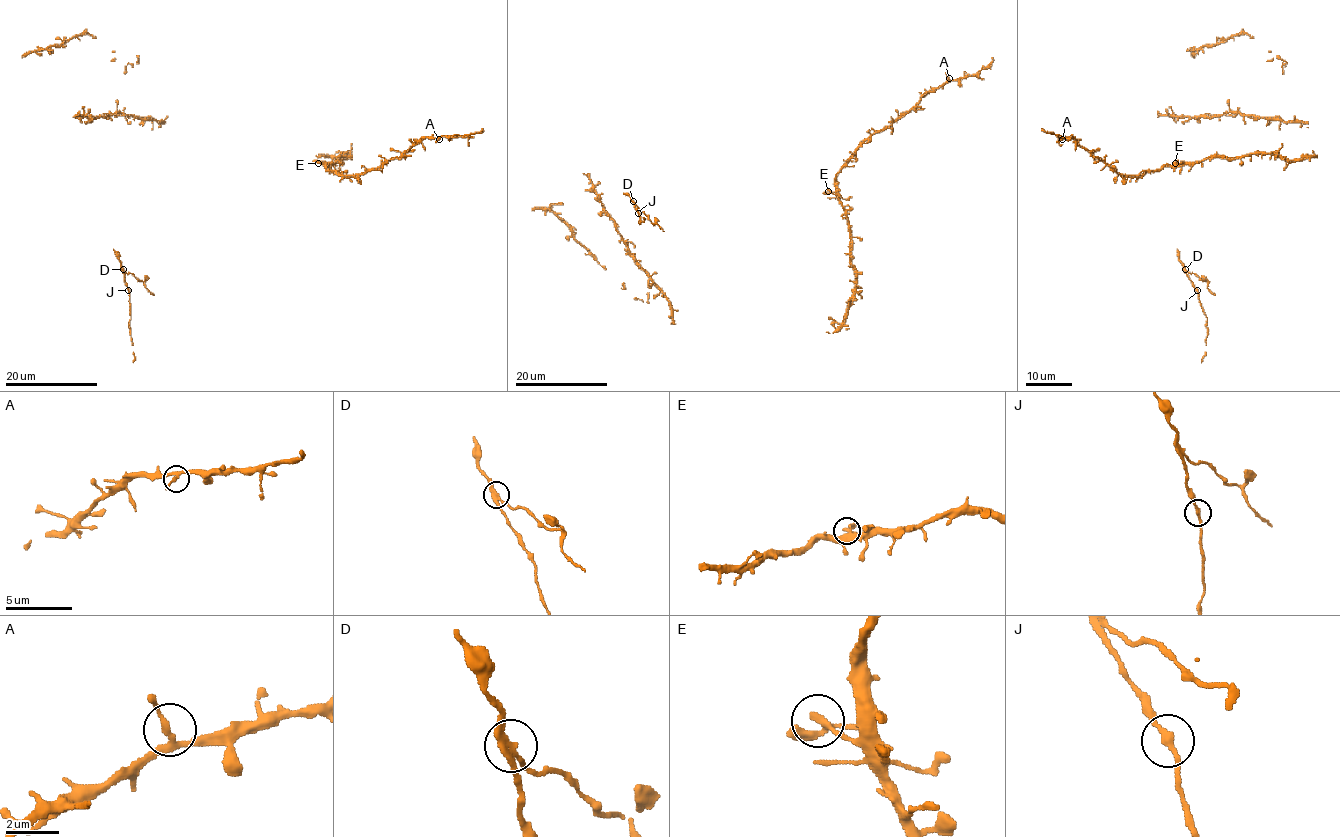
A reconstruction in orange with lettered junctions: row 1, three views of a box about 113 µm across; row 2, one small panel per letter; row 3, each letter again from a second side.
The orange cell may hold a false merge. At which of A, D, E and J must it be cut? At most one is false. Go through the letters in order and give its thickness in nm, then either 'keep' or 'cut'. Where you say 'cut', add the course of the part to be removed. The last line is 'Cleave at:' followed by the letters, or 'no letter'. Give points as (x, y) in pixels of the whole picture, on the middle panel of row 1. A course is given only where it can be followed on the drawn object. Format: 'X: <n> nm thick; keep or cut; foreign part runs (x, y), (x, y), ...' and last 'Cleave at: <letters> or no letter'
A: 200 nm thick; keep
D: 220 nm thick; cut; foreign part runs (632, 201), (664, 231)
E: 180 nm thick; keep
J: 220 nm thick; keep
Cleave at: D

